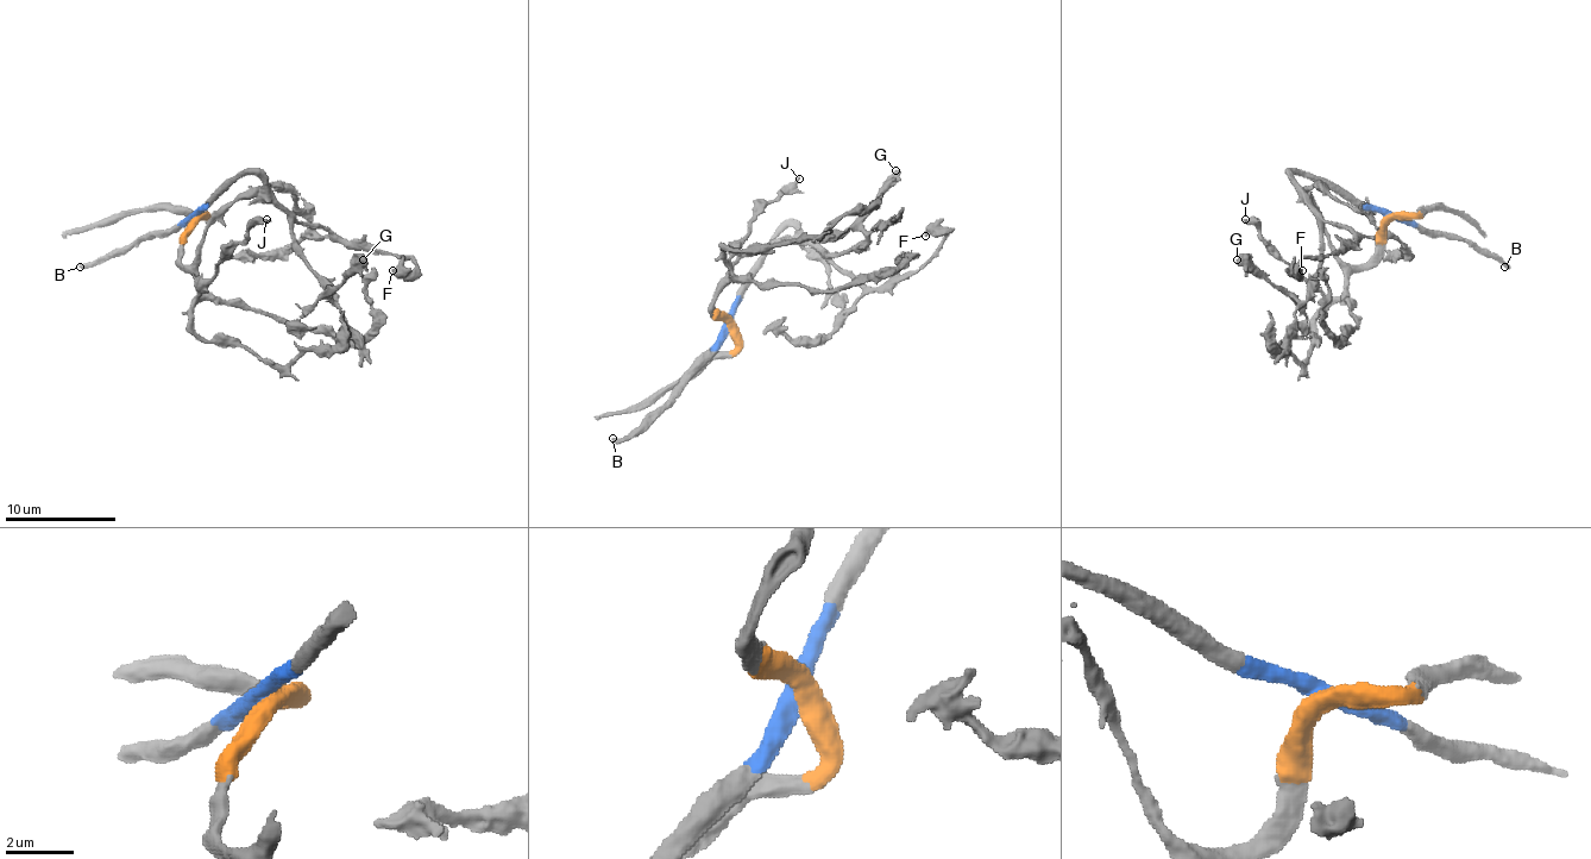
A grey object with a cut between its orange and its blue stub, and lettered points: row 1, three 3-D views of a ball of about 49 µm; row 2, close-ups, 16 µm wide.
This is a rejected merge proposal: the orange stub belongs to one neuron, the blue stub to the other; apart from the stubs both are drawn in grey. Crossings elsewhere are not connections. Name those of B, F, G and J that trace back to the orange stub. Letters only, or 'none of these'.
J

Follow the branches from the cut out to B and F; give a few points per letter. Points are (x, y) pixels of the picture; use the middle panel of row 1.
B: (728, 325), (722, 344), (670, 396), (623, 438), (611, 438)
F: (728, 325), (736, 292), (786, 227), (797, 227), (872, 288), (916, 271), (947, 227), (924, 236)

